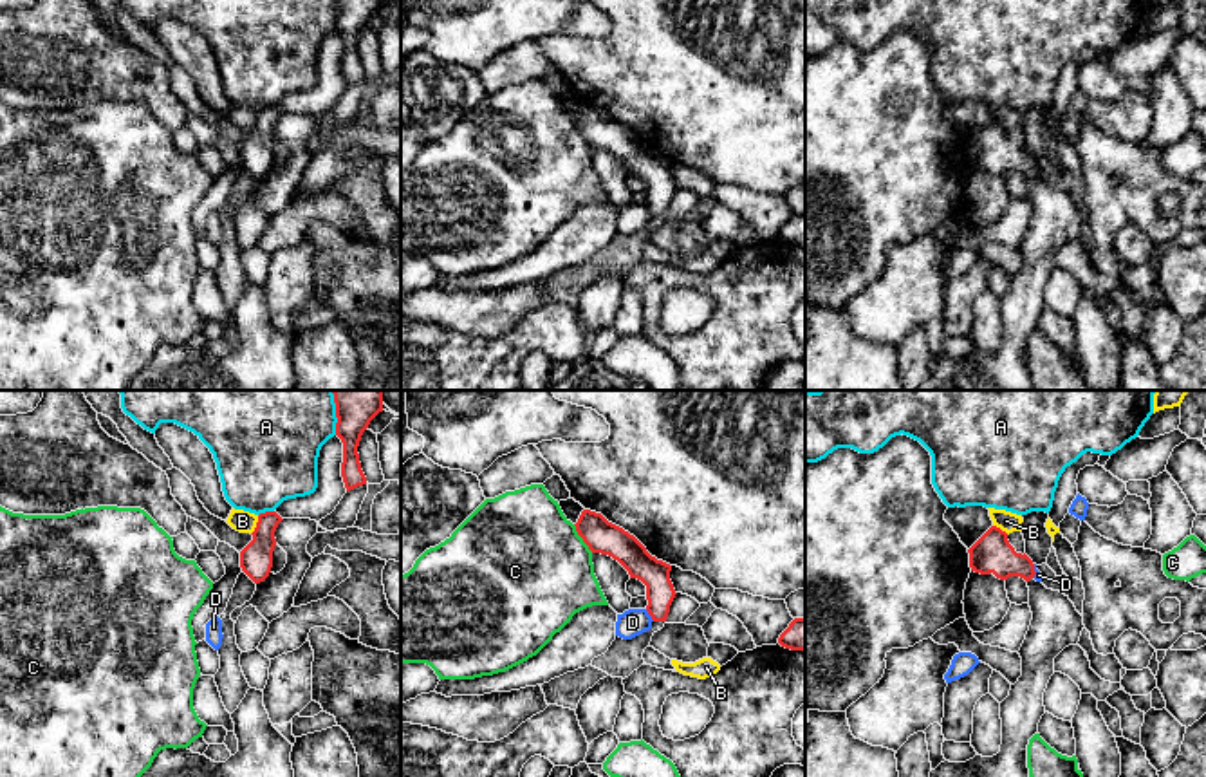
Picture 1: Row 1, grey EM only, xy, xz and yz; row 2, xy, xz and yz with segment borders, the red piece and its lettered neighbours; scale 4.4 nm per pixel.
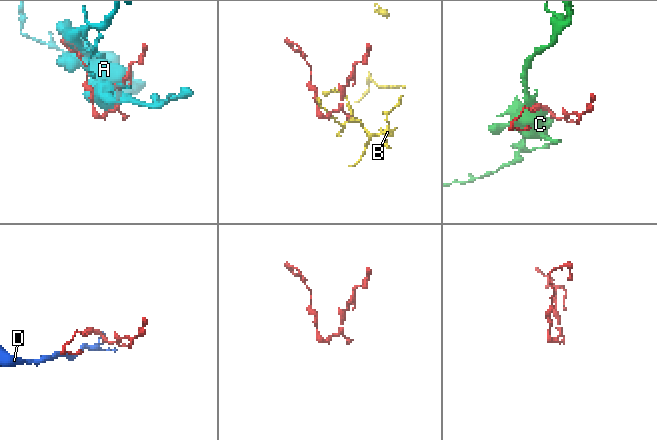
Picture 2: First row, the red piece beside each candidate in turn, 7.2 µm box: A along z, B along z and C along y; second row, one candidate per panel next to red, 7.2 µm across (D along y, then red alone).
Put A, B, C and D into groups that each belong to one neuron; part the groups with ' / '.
A / B / C / D

